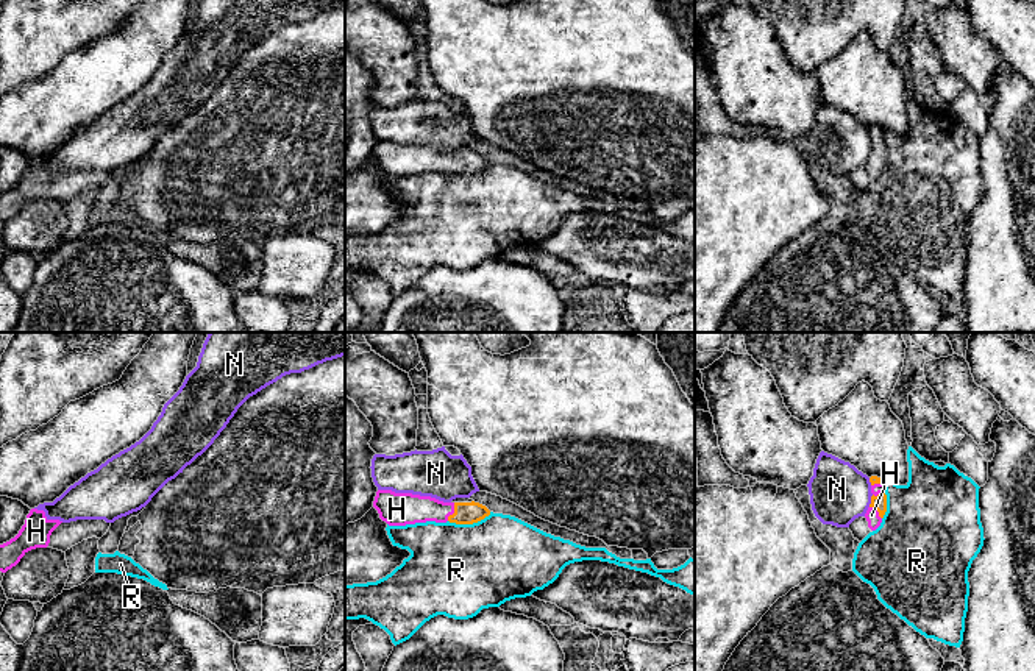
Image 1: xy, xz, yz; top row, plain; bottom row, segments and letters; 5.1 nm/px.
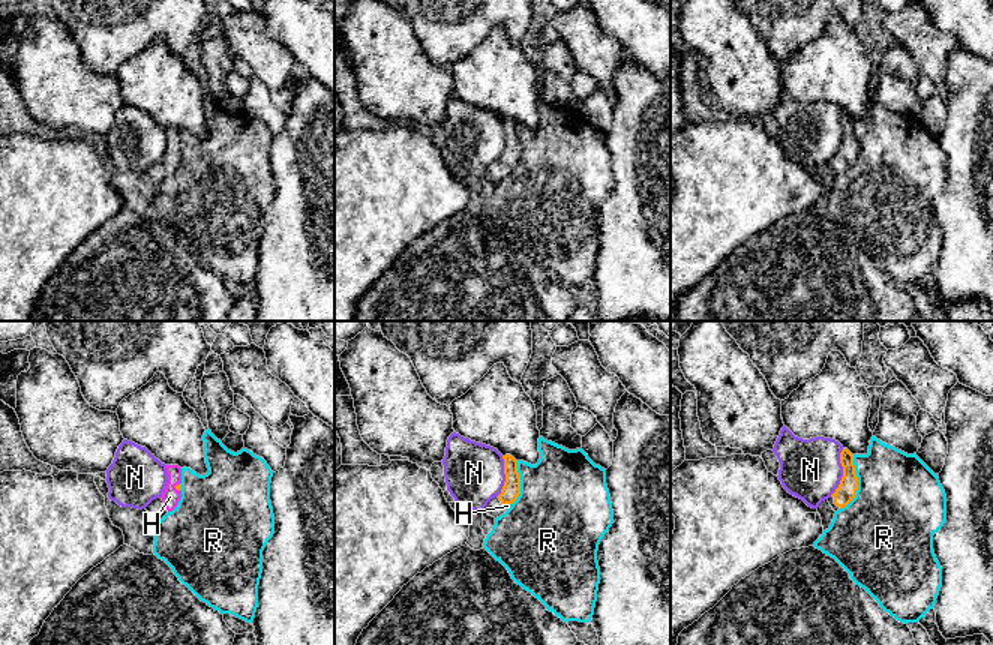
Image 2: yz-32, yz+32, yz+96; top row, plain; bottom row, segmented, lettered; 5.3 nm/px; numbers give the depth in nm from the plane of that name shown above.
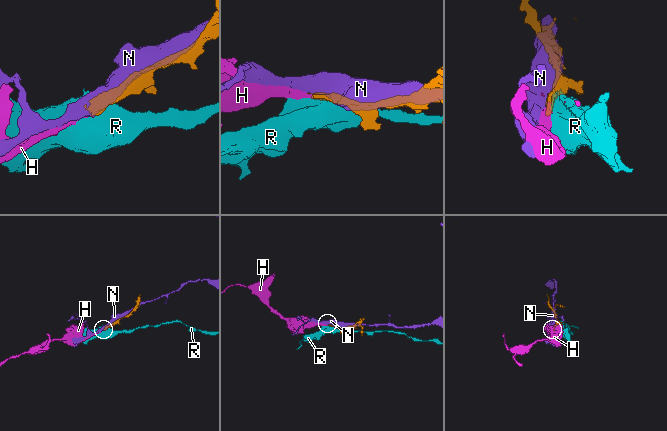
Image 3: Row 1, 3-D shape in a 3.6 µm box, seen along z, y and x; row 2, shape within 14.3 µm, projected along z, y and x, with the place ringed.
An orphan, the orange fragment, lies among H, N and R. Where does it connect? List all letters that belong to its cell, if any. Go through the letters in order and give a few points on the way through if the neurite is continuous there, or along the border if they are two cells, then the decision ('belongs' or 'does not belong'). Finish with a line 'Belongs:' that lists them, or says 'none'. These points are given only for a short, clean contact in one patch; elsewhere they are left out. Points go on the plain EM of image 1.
H: belongs
N: does not belong
R: border along xz (490, 163), (472, 173), (448, 172); does not belong
Belongs: H

